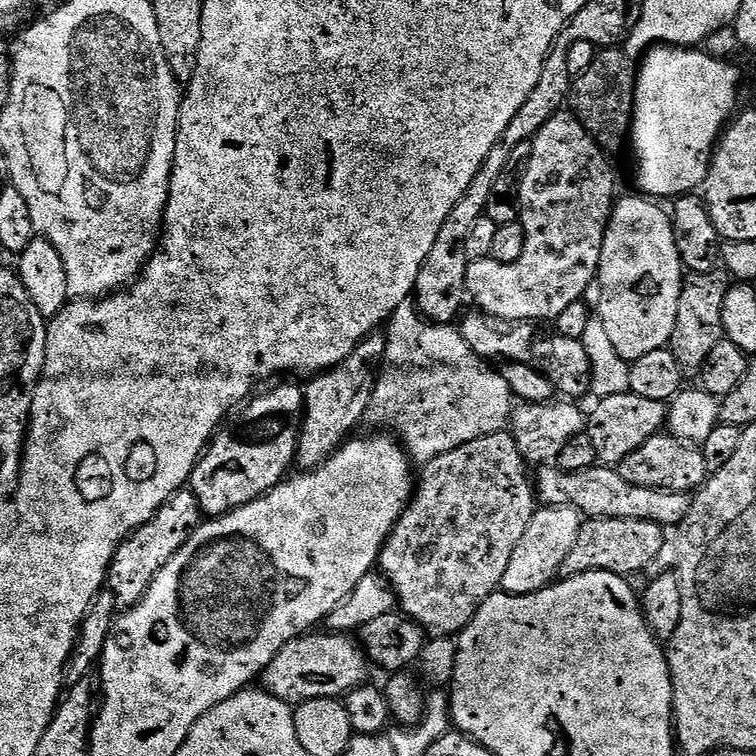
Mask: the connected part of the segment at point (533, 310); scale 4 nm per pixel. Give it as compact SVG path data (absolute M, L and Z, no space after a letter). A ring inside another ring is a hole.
M561 110L549 118L532 137L530 147L532 153L524 171L523 183L532 184L532 225L529 223L524 229L526 246L522 258L513 264L503 264L491 258L474 260L466 270L467 295L471 303L473 300L480 307L477 309L493 321L509 320L512 326L528 322L524 320L555 322L566 306L581 299L591 284L593 287L600 271L602 242L617 195L616 180L604 161L607 159L575 116L567 111Z

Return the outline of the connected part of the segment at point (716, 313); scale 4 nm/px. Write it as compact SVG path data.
M724 270L697 272L689 275L680 285L678 314L670 347L674 358L678 358L680 365L689 373L699 373L706 358L710 358L710 350L714 350L714 346L718 346L718 342L725 339L725 330L722 325L723 307L729 287L730 276Z

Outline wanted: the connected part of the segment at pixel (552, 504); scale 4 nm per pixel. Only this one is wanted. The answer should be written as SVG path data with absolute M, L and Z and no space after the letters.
M544 466L537 471L540 473L535 473L534 487L541 505L550 508L574 508L588 518L634 518L649 520L661 526L680 523L683 525L693 515L694 500L687 492L634 486L626 482L620 471L612 466L580 468L577 472L563 472L556 467L560 466Z

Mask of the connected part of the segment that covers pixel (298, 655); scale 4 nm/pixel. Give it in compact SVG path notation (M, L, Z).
M305 634L297 636L266 666L262 677L263 687L289 706L305 704L314 698L344 698L349 692L363 685L369 678L370 661L363 648L348 634Z

